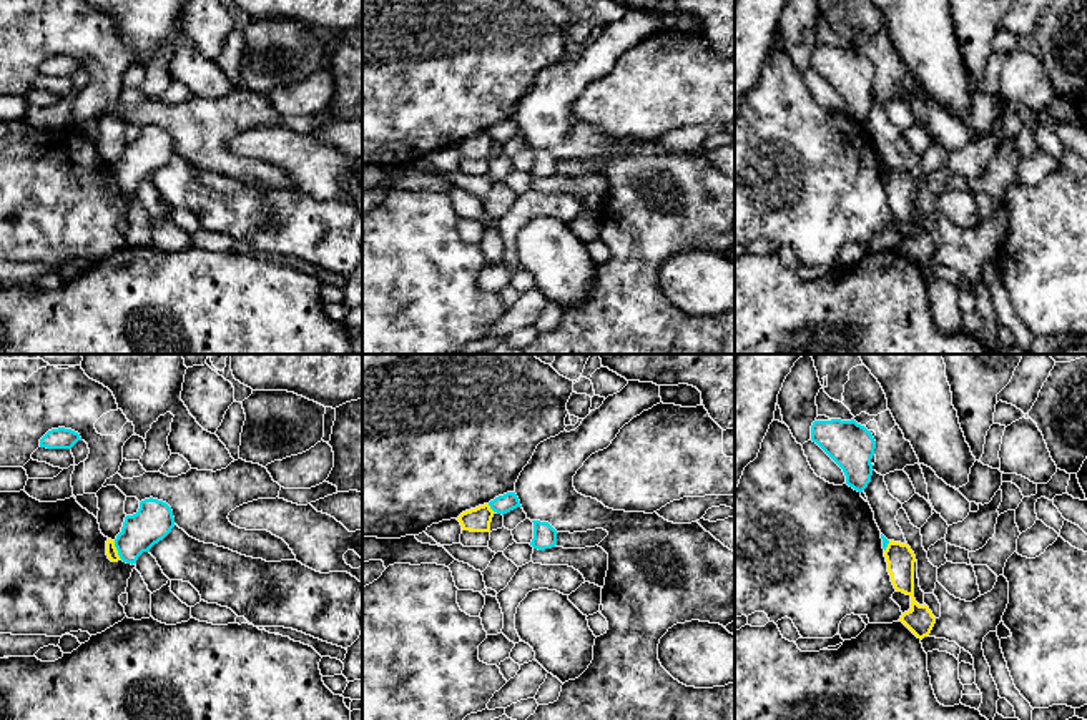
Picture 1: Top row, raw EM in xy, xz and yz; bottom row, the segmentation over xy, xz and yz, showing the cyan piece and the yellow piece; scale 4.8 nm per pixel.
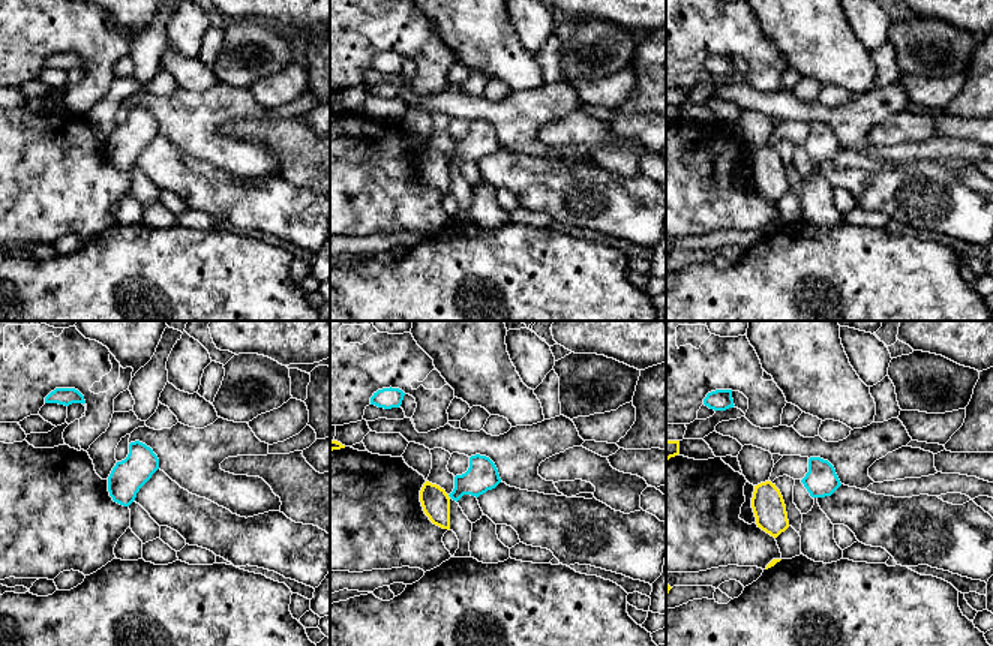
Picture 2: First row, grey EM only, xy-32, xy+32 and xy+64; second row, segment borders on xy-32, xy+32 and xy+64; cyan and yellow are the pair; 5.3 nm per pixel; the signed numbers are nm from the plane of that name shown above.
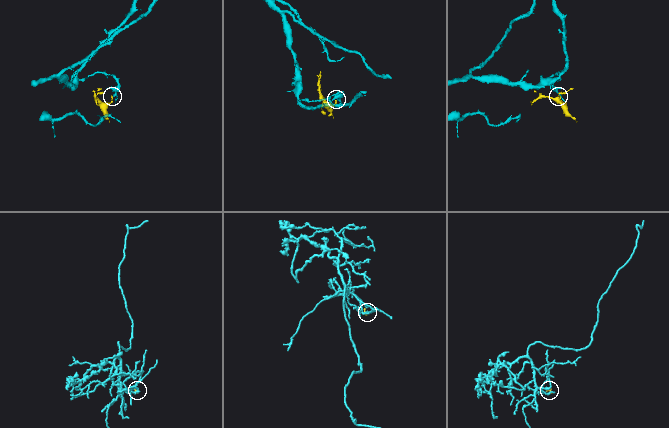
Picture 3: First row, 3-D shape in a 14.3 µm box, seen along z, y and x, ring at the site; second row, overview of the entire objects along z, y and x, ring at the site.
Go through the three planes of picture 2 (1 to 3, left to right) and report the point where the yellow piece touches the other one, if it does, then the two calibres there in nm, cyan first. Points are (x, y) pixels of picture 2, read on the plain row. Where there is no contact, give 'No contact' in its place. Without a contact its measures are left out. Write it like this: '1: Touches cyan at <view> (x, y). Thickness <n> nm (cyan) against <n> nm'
1: No contact
2: No contact
3: No contact

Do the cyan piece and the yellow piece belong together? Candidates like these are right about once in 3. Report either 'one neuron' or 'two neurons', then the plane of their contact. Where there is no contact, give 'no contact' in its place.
two neurons; meets cyan in xy

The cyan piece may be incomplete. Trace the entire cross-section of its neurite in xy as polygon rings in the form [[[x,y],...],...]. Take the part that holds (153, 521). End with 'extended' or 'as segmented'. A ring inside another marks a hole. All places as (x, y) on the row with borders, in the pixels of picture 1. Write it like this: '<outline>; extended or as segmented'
[[[145,499],[133,515],[126,515],[115,539],[118,555],[126,564],[136,564],[143,552],[163,540],[175,527],[171,507],[158,499]]]; as segmented

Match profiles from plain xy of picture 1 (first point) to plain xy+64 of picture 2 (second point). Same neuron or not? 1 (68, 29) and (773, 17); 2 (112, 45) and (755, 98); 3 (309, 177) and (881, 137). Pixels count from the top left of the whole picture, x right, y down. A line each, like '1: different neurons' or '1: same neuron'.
1: different neurons
2: different neurons
3: same neuron

